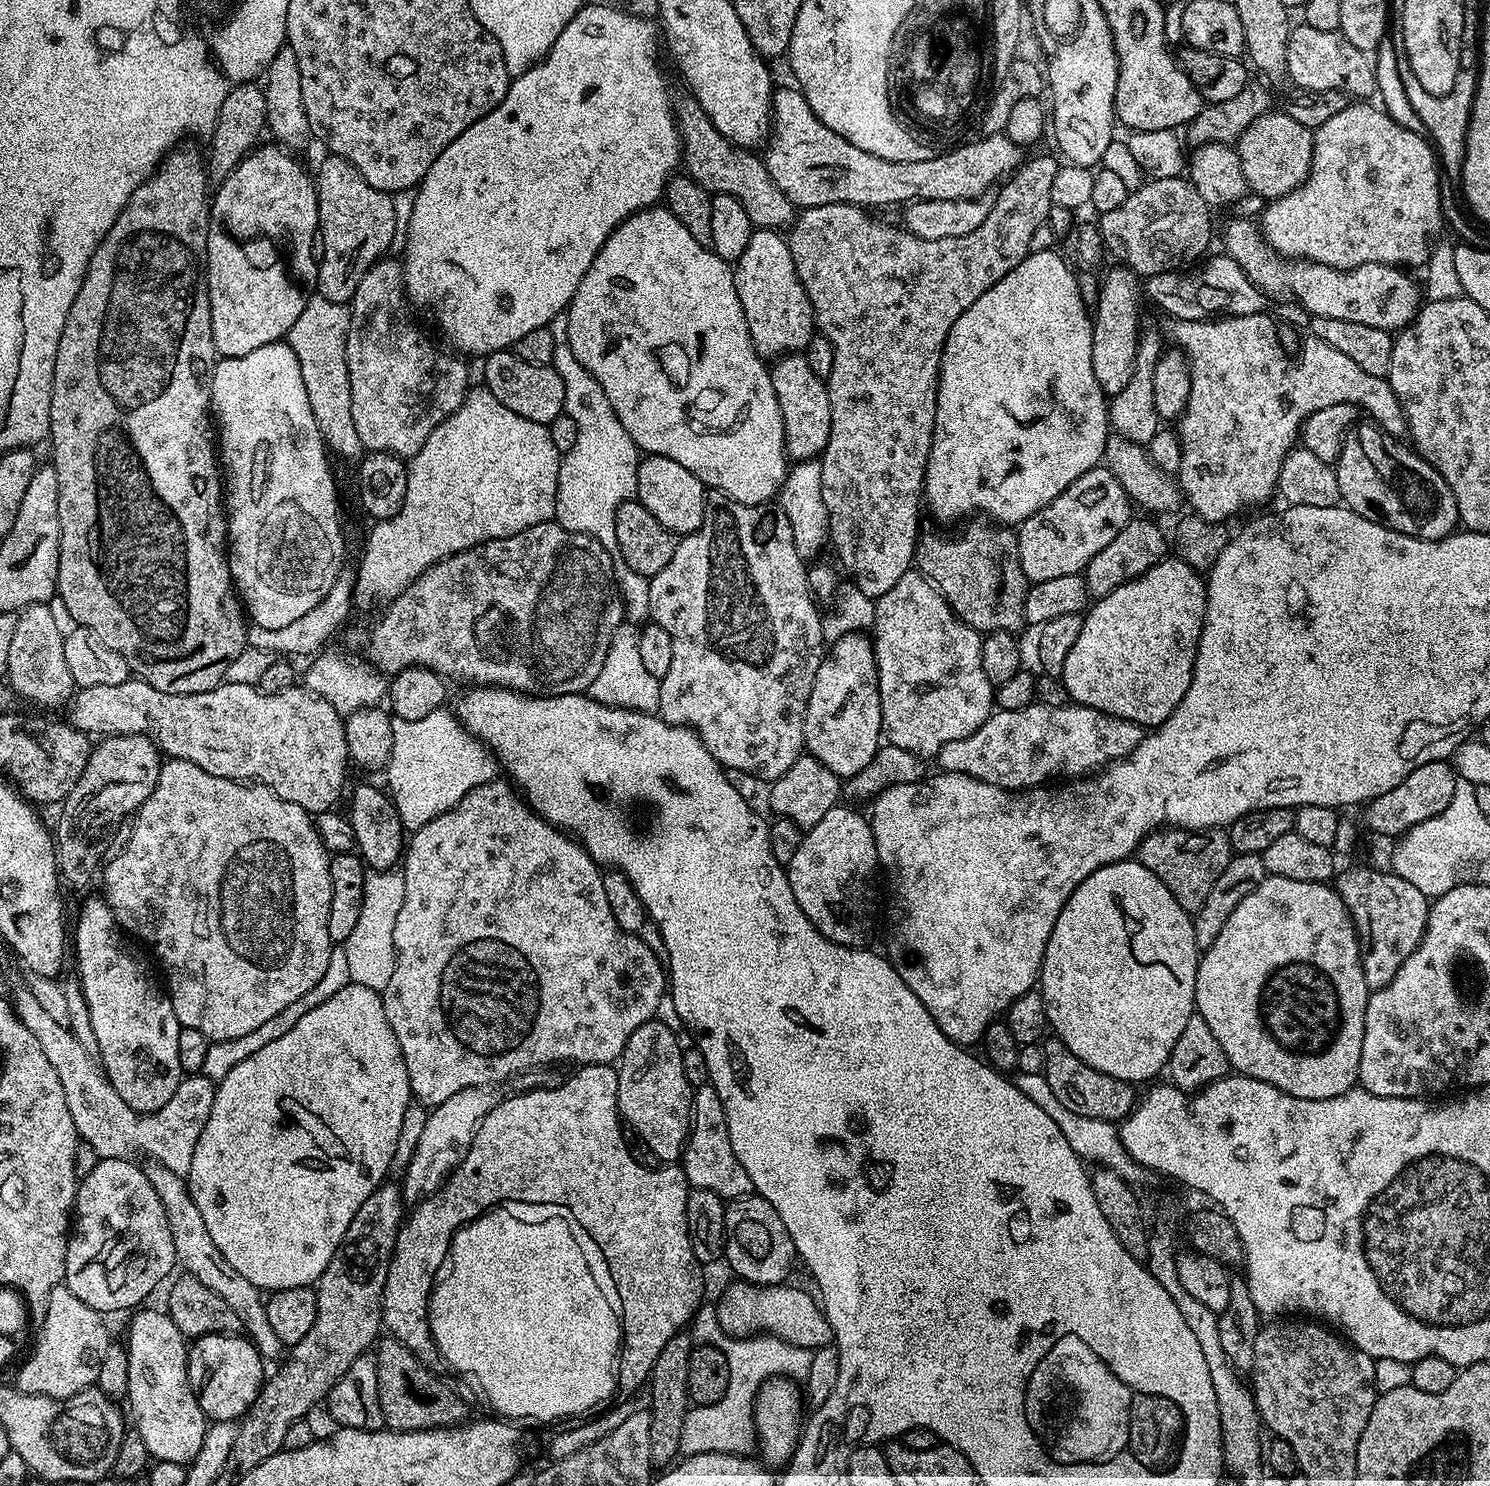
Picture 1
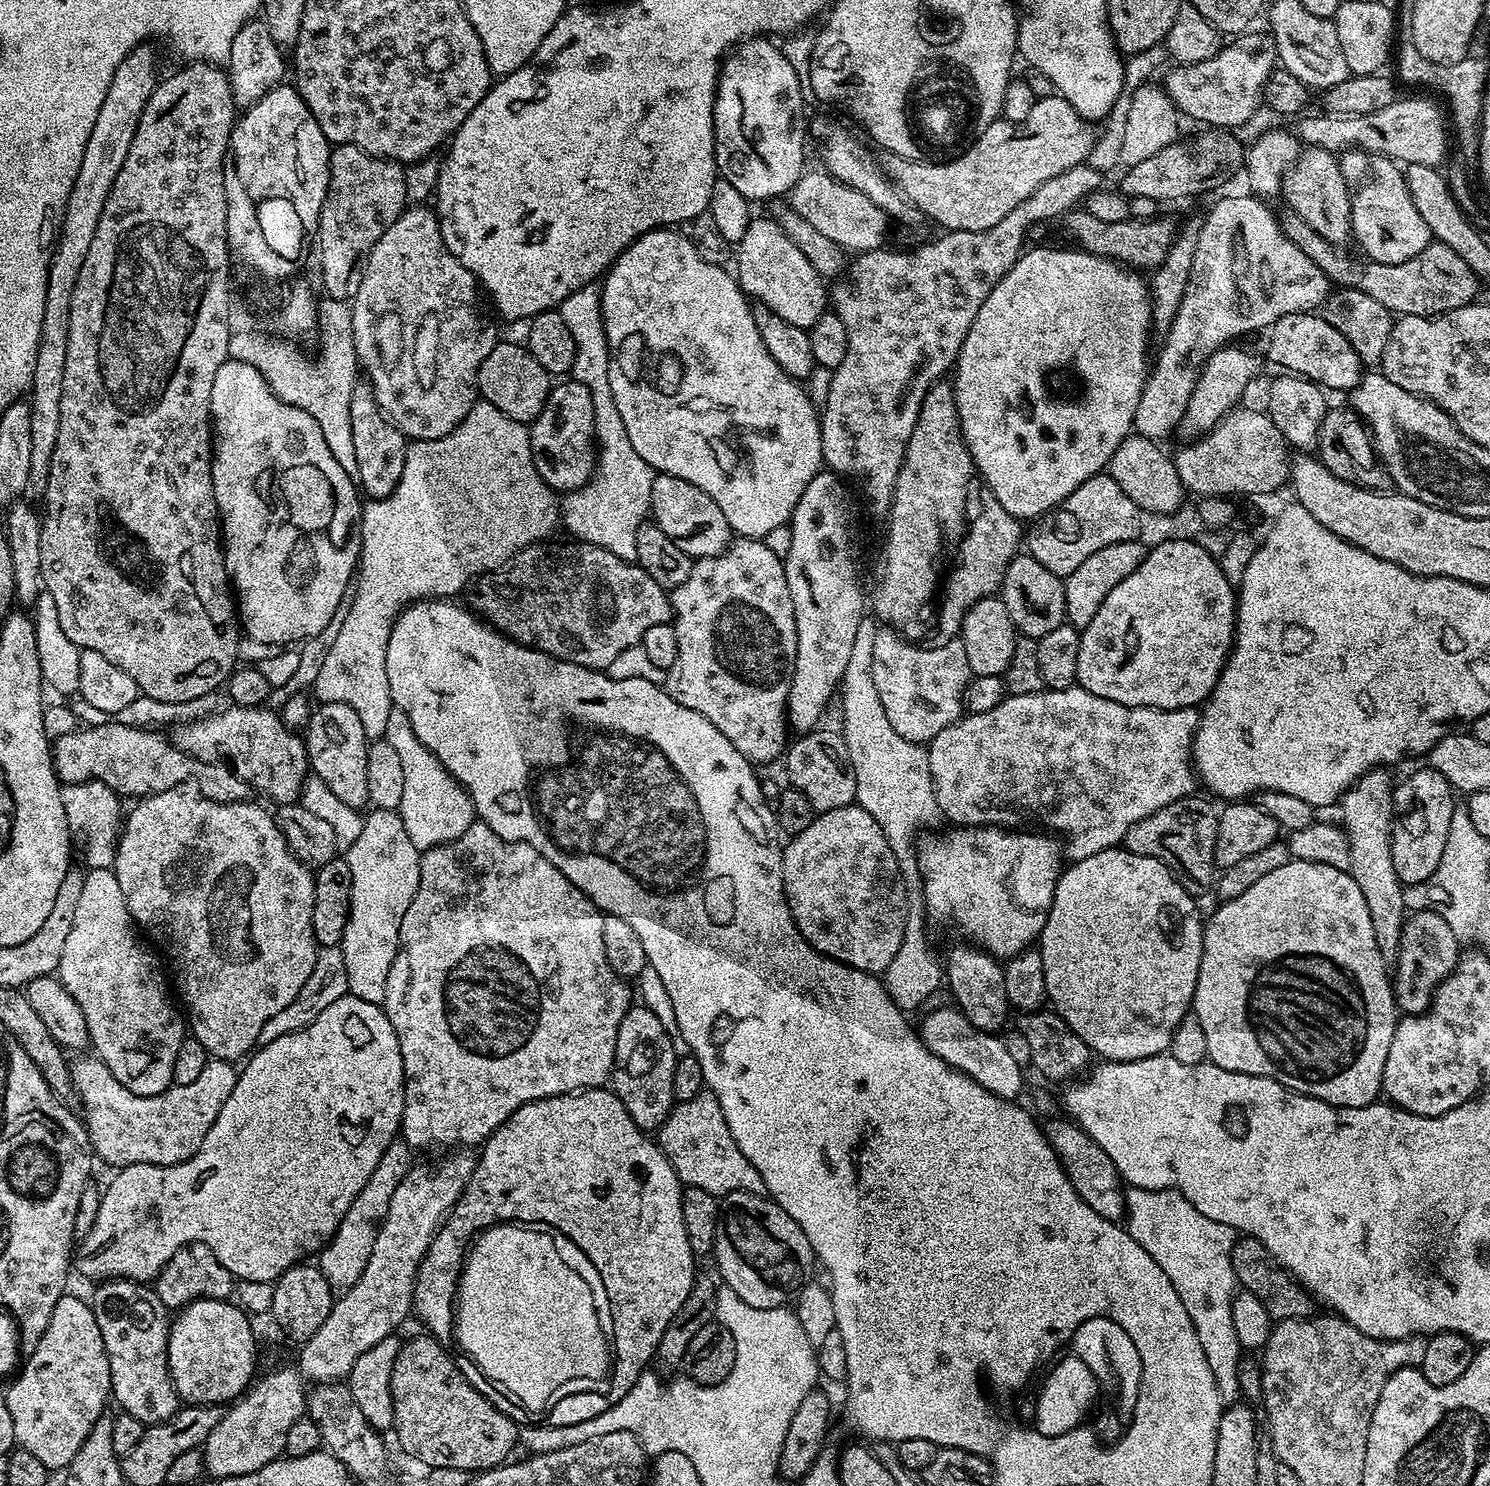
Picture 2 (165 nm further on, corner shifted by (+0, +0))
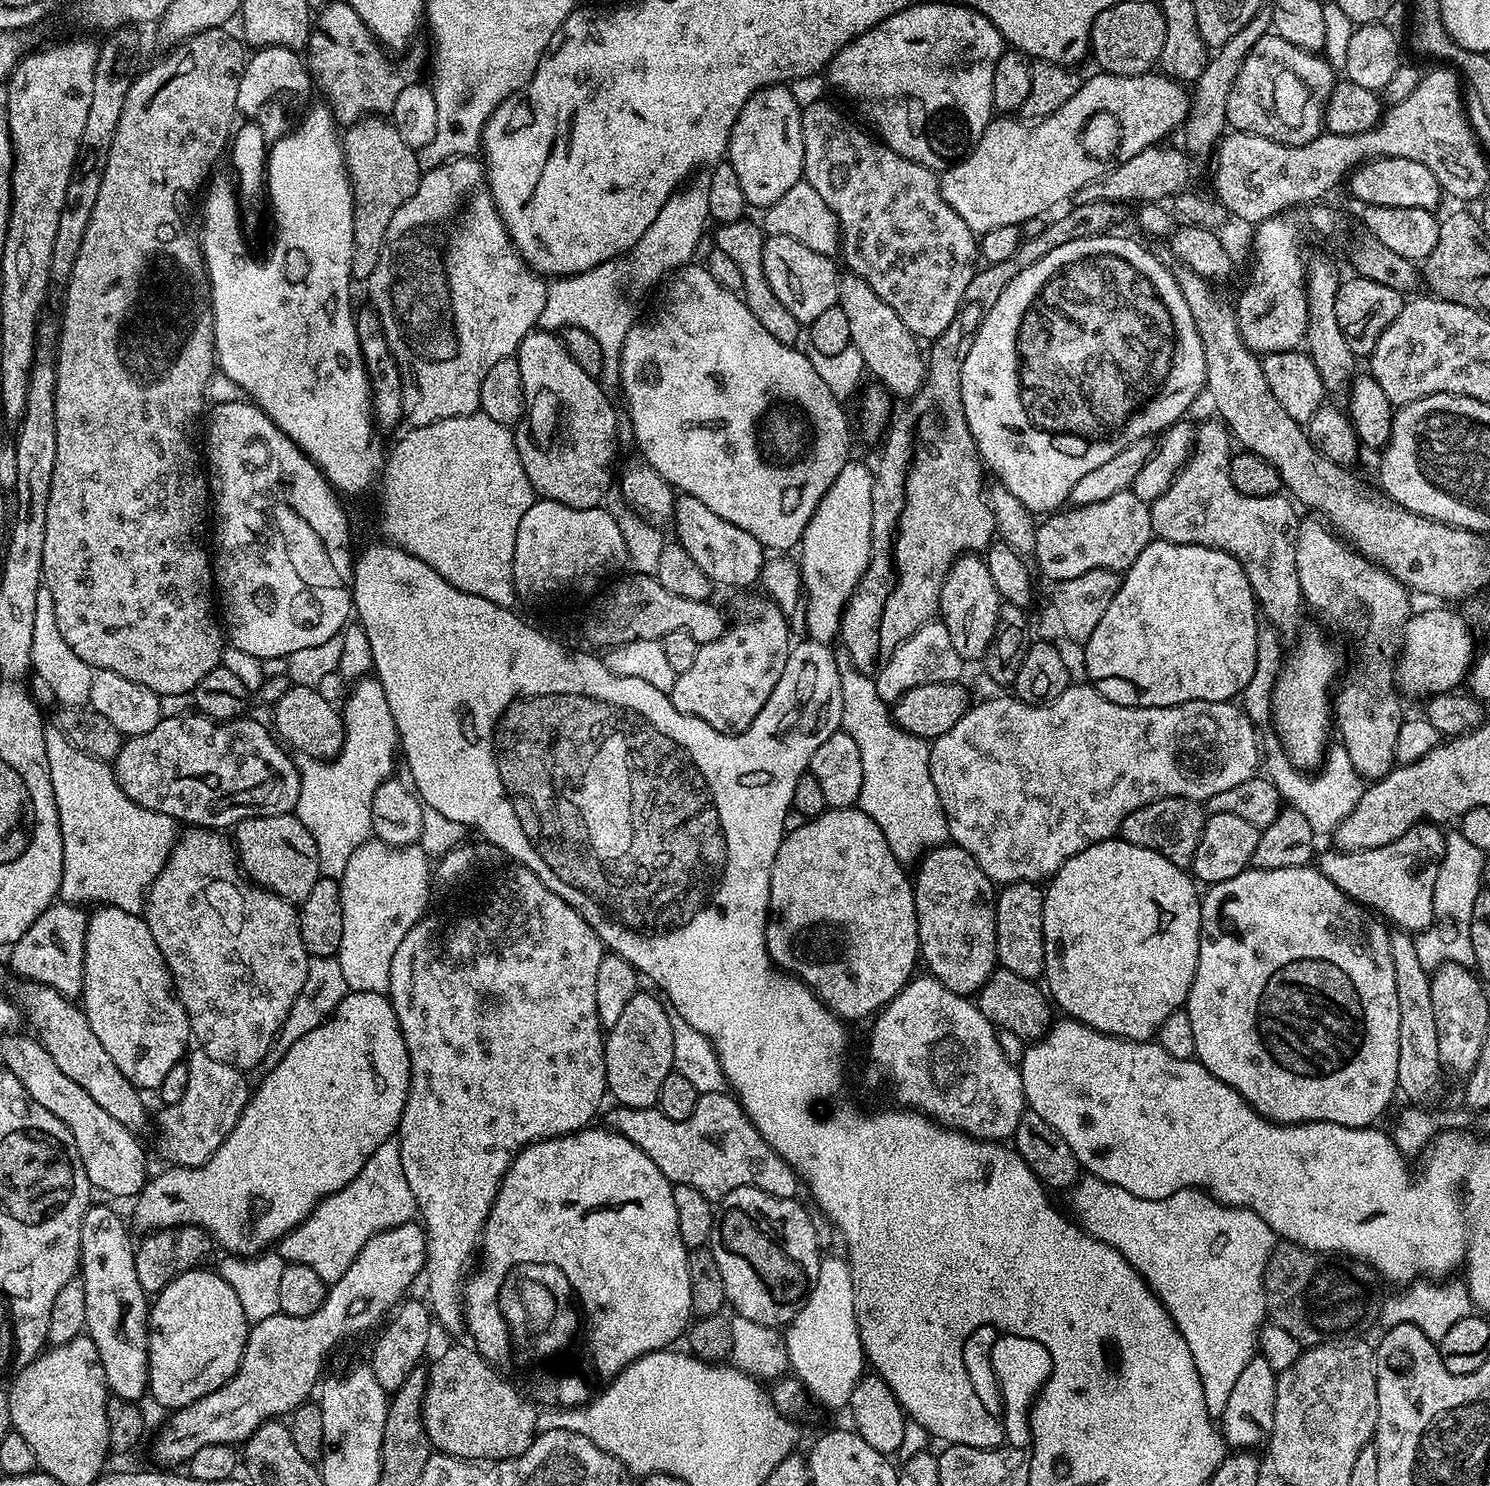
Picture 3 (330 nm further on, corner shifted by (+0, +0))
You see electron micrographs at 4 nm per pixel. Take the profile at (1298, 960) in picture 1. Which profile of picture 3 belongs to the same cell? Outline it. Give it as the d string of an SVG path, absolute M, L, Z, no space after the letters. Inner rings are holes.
M1249 866L1242 874L1213 884L1203 893L1198 966L1186 1011L1190 1027L1194 1029L1195 1059L1206 1066L1214 1078L1222 1078L1226 1086L1238 1090L1258 1115L1276 1124L1338 1122L1338 1126L1367 1128L1377 1123L1376 1119L1398 1096L1398 993L1394 991L1394 958L1390 958L1389 929L1364 905L1338 890L1330 878L1321 874L1319 867L1266 870Z

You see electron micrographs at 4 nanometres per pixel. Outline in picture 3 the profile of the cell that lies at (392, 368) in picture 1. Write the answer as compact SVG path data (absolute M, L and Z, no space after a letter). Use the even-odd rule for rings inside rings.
M458 156L454 160L448 160L445 164L442 164L423 173L420 178L420 185L418 190L414 190L414 194L409 200L402 206L398 206L398 210L394 214L394 218L390 218L390 226L386 230L386 238L384 239L384 245L382 246L382 254L378 258L378 266L374 266L374 274L370 274L366 281L366 287L368 287L368 296L370 299L371 307L375 308L380 321L382 322L382 330L386 334L386 342L390 346L390 350L394 354L394 358L398 362L398 370L400 371L400 377L402 378L402 402L404 403L404 420L407 421L411 427L417 428L418 426L426 426L427 424L433 424L439 420L445 420L446 418L454 418L455 416L465 416L471 412L480 411L480 395L482 394L482 381L486 378L486 370L490 370L497 362L502 362L502 358L507 356L516 355L516 347L522 342L522 338L526 338L529 332L533 331L538 325L539 315L545 312L546 306L546 294L548 284L543 280L541 273L536 272L531 266L529 266L521 257L519 250L514 246L514 242L510 238L507 226L502 222L500 217L500 211L496 209L496 203L492 197L492 188L488 185L488 174L485 165L481 163L479 159L471 156Z

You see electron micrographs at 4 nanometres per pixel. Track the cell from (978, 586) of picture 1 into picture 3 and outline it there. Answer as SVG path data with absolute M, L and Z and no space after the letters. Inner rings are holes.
M1095 200L1094 202L1086 202L1085 204L1076 204L1075 206L1072 206L1072 209L1069 210L1068 213L1065 214L1065 216L1060 216L1057 218L1057 220L1049 219L1047 221L1047 224L1045 226L1044 231L1042 234L1039 234L1036 238L1030 238L1030 239L1023 239L1020 243L1020 246L1018 250L1014 252L1014 254L1010 254L1010 258L1006 258L1006 262L994 262L993 264L984 264L983 267L981 267L975 274L974 278L970 278L970 286L966 286L966 294L962 294L962 302L958 306L958 314L954 314L954 319L950 321L950 326L946 326L946 330L942 332L942 334L938 334L938 338L936 340L931 341L930 347L932 349L927 349L926 352L926 375L924 377L924 385L923 387L920 388L919 392L916 393L915 396L911 397L907 401L908 404L908 409L905 410L904 413L901 414L900 417L897 415L895 419L891 421L890 427L887 429L886 435L883 437L884 440L884 449L881 450L880 452L880 465L875 465L874 468L874 475L872 478L872 481L874 482L874 490L872 491L872 553L870 554L870 562L866 566L866 570L862 574L862 578L858 582L858 586L854 590L854 594L850 599L848 599L848 604L844 608L844 616L842 619L840 619L840 630L838 633L839 639L842 641L844 639L844 644L846 647L848 647L848 652L850 655L850 663L855 666L859 672L866 672L869 674L875 674L880 671L881 666L885 662L887 662L891 656L894 654L894 650L902 643L906 642L909 640L914 633L918 631L920 627L922 627L923 624L929 623L939 613L940 611L940 595L942 594L942 586L944 585L944 579L948 577L948 571L952 569L952 564L954 561L959 558L960 556L963 556L965 554L980 554L985 551L985 549L988 548L990 544L992 544L993 541L997 539L998 533L996 531L996 518L994 516L994 510L992 509L992 505L990 503L990 496L989 493L986 491L986 484L984 488L984 476L986 477L986 472L985 469L982 467L981 461L978 459L978 453L976 450L976 443L974 442L974 438L970 434L970 430L968 429L968 423L966 422L966 418L964 417L964 407L962 406L962 402L960 401L960 383L962 382L962 362L964 361L965 358L967 358L970 355L970 346L974 346L974 338L978 334L978 330L982 326L982 322L986 318L986 314L990 314L990 310L994 306L994 302L998 302L998 294L1002 294L1002 290L1006 290L1006 286L1010 286L1010 282L1013 280L1016 275L1021 272L1022 270L1026 270L1026 266L1034 266L1034 262L1038 262L1038 258L1046 258L1046 254L1050 254L1050 250L1054 250L1058 246L1066 246L1066 242L1074 242L1078 238L1090 238L1091 236L1102 236L1108 233L1111 233L1113 231L1112 228L1115 226L1115 224L1120 224L1124 220L1124 212L1126 212L1125 205L1120 204L1120 203L1114 203L1114 202L1106 202L1105 200Z

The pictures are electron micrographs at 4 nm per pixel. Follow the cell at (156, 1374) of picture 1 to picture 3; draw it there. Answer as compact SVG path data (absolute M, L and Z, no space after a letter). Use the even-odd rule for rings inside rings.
M99 1202L93 1203L82 1218L82 1230L80 1231L80 1266L78 1272L83 1279L86 1290L86 1335L94 1342L94 1346L98 1346L98 1358L102 1358L102 1370L106 1374L109 1393L112 1396L133 1402L139 1401L141 1399L139 1396L148 1392L148 1313L150 1311L149 1293L142 1290L142 1282L138 1282L138 1270L134 1270L135 1257L134 1240L128 1237L128 1228L124 1225L123 1218L114 1209L107 1208L106 1205L99 1204Z

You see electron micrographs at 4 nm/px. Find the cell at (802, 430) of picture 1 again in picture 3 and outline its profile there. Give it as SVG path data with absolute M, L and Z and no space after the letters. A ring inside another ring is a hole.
M745 218L721 224L716 230L714 247L722 250L722 254L727 254L738 265L738 270L742 270L740 292L750 314L754 314L754 318L758 318L758 322L762 322L762 326L766 326L766 330L770 330L770 334L778 338L778 342L799 345L801 343L799 340L802 340L802 325L798 318L794 318L794 314L790 314L790 310L786 310L786 306L782 306L782 302L778 302L778 297L774 295L774 289L766 278L766 270L762 266L762 250L766 239L763 227L757 221L755 224L751 218Z

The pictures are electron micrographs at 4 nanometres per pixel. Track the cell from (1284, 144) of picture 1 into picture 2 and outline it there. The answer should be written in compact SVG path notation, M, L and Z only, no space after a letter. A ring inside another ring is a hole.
M1315 146L1305 147L1284 174L1282 200L1285 205L1293 208L1294 214L1300 215L1309 226L1318 230L1326 242L1344 246L1347 240L1353 239L1352 193L1348 191L1346 178L1342 178L1337 153Z

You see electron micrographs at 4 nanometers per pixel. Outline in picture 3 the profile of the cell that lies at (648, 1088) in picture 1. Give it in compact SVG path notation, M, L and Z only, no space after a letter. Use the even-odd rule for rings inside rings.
M638 990L618 1022L607 1029L604 1038L604 1061L606 1062L607 1091L616 1099L617 1105L625 1108L651 1108L658 1098L658 1090L666 1074L674 1069L673 1035L670 1021L664 1009L665 1001L659 995L651 996L645 990Z

